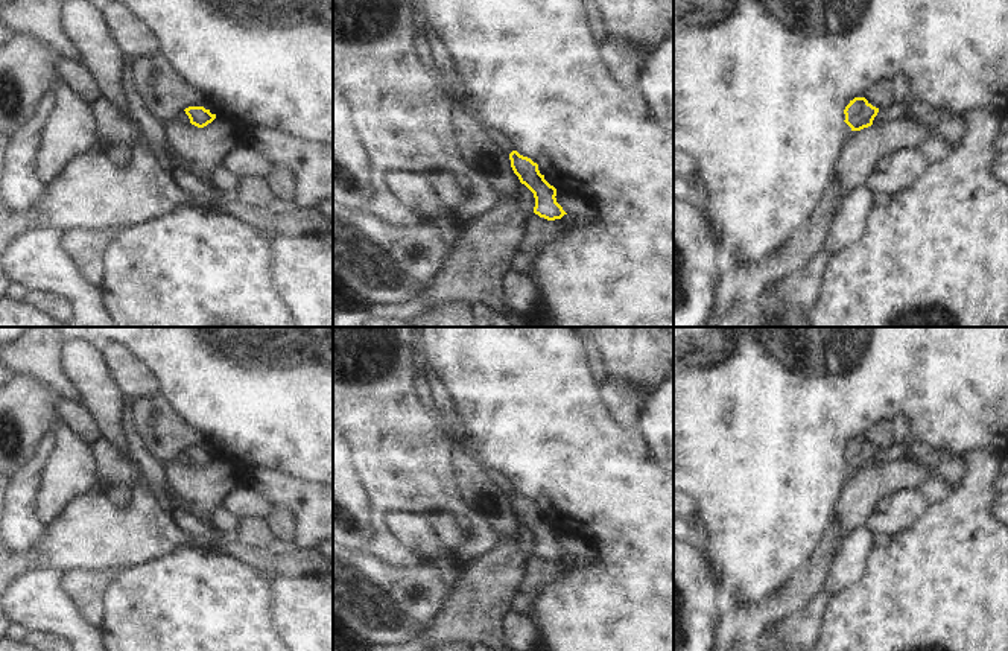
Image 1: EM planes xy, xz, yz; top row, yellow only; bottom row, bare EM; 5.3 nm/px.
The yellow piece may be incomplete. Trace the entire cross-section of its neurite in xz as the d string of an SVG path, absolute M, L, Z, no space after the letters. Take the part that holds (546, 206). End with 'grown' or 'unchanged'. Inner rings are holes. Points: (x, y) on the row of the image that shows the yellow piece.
M517 151L509 154L511 167L535 198L534 213L547 221L561 219L567 214L556 202L556 189L550 186L544 175L540 173L538 164L531 158L520 155Z; unchanged

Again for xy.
M189 106L184 110L190 119L190 123L204 128L216 119L216 114L211 114L210 110L204 106Z; unchanged

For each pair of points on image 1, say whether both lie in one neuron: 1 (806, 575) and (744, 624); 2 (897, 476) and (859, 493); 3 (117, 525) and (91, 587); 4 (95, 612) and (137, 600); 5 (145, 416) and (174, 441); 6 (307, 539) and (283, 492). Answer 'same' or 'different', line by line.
1: same
2: same
3: different
4: different
5: same
6: same

